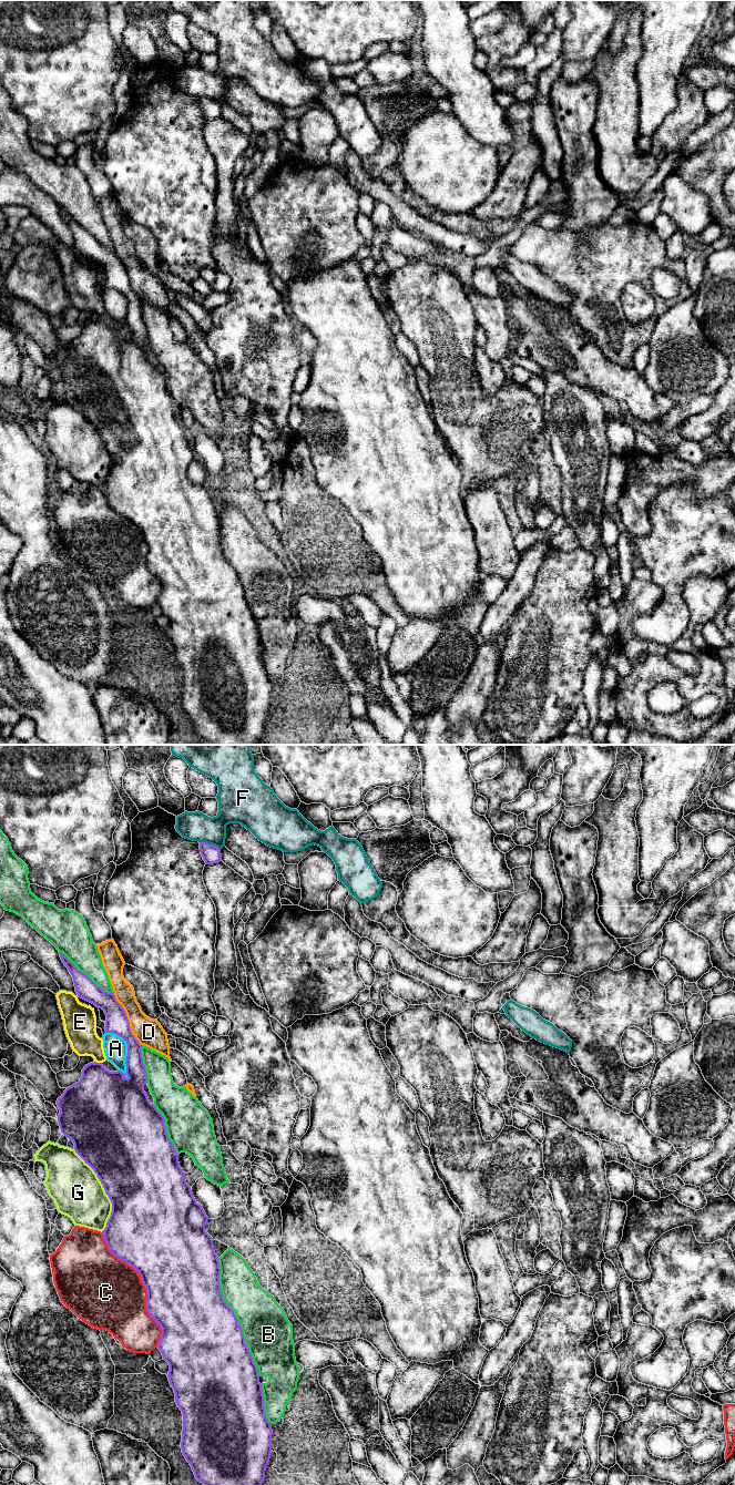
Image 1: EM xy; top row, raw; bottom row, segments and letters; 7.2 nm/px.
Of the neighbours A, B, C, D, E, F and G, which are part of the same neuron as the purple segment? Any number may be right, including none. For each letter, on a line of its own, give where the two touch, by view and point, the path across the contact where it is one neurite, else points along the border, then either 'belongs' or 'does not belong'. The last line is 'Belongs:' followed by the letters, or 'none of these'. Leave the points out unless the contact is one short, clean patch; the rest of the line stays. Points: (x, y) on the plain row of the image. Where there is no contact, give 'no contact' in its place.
A: contact xy (128, 306); does not belong
B: contact xy (235, 572); does not belong
C: contact xy (145, 542); does not belong
D: contact xy (126, 274); belongs
E: contact xy (98, 318); does not belong
F: contact xy (208, 99); does not belong
G: contact xy (104, 444); does not belong
Belongs: D

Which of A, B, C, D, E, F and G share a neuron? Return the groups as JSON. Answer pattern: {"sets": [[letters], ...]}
{"sets": [["A"], ["B"], ["C"], ["D"], ["E"], ["F"], ["G"]]}

